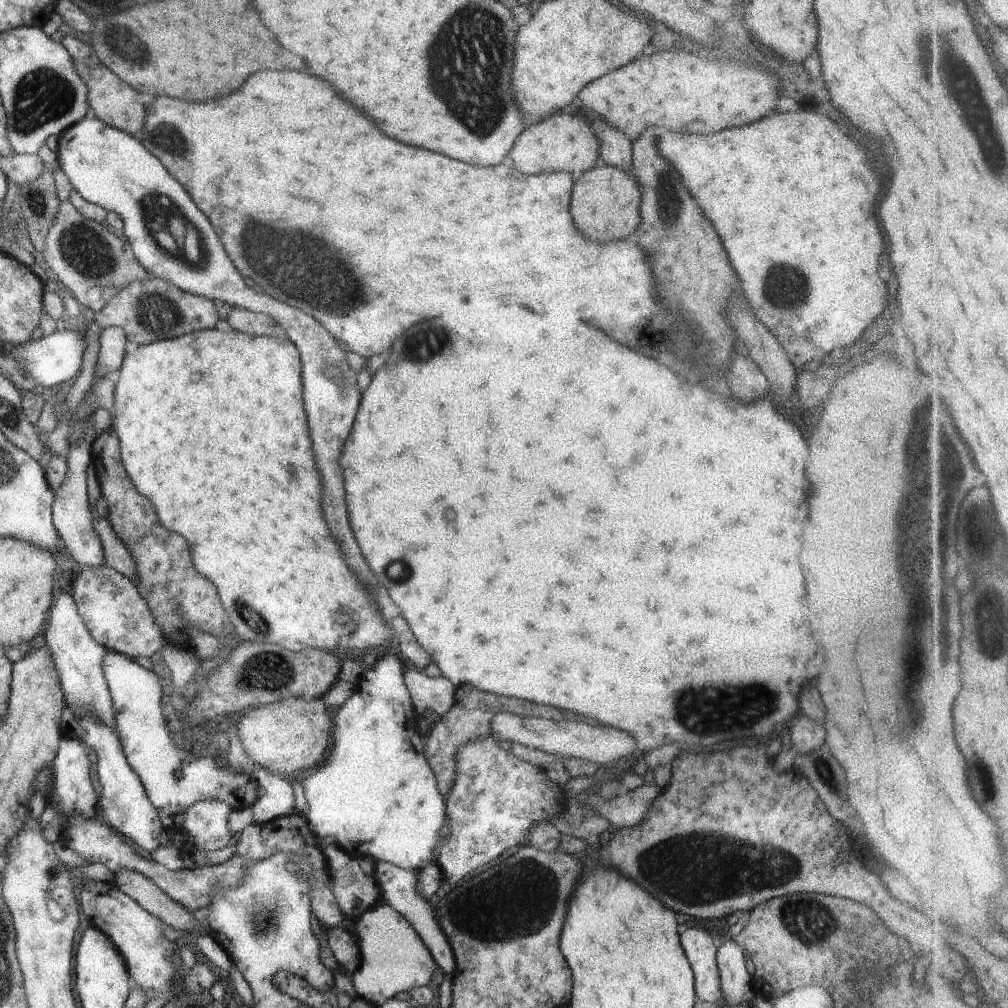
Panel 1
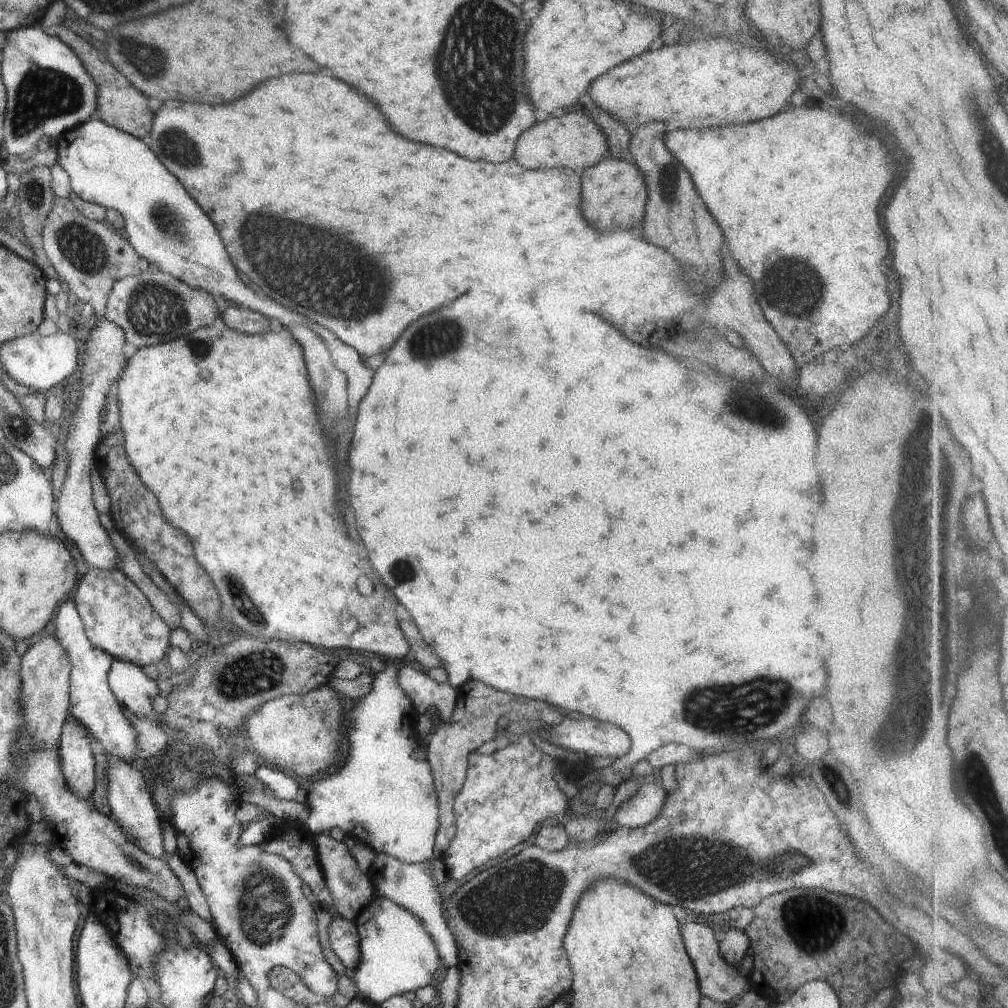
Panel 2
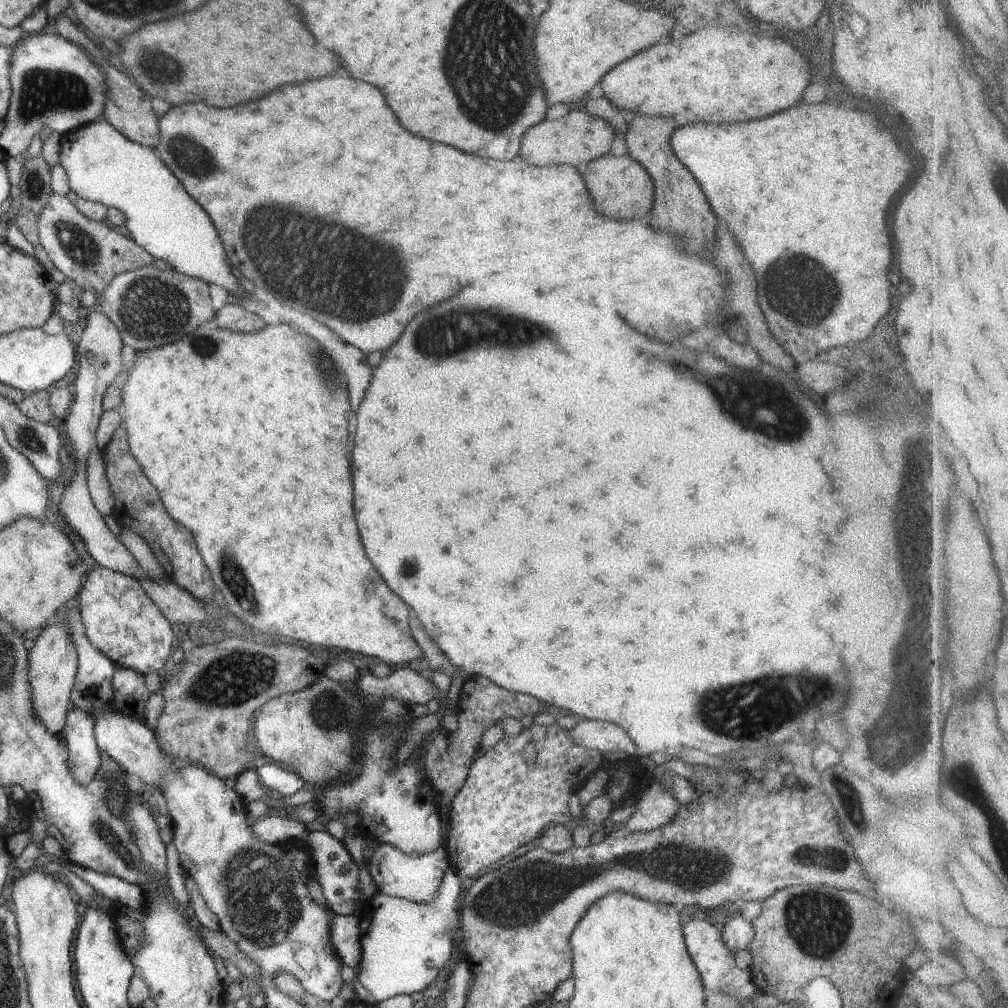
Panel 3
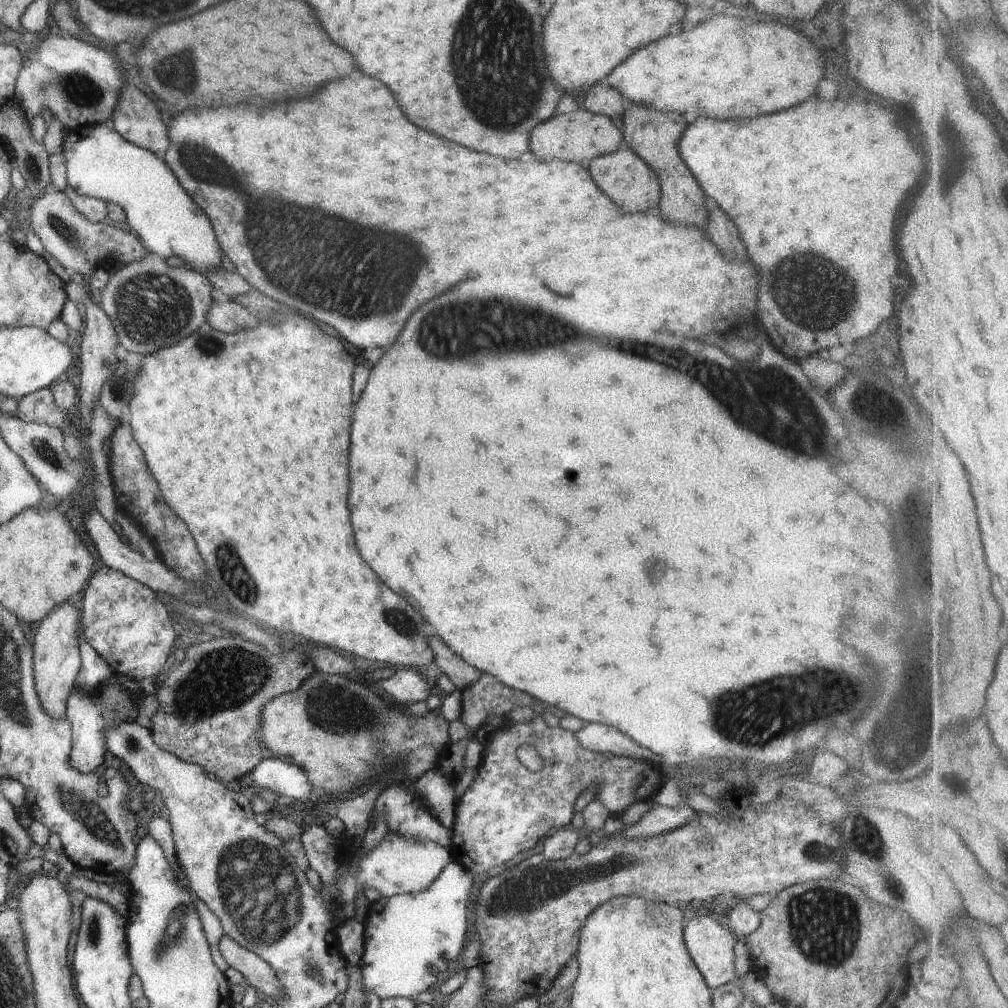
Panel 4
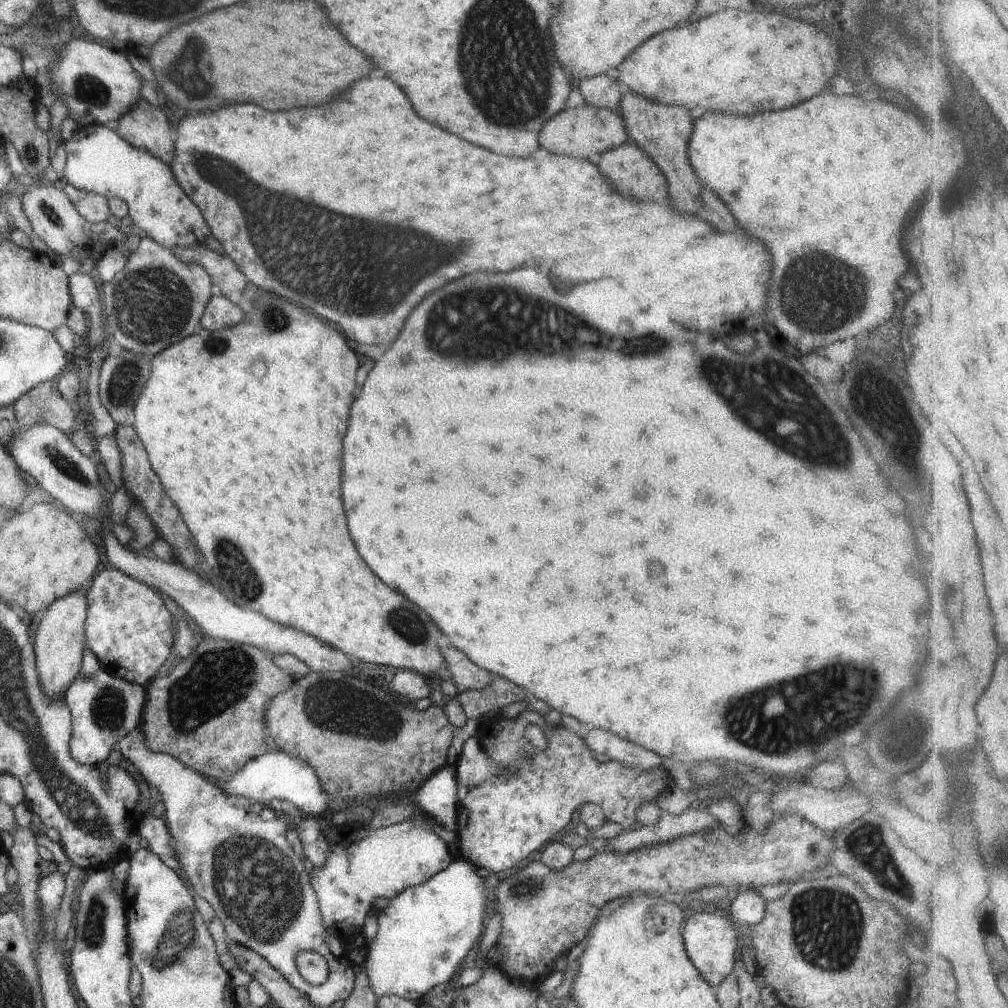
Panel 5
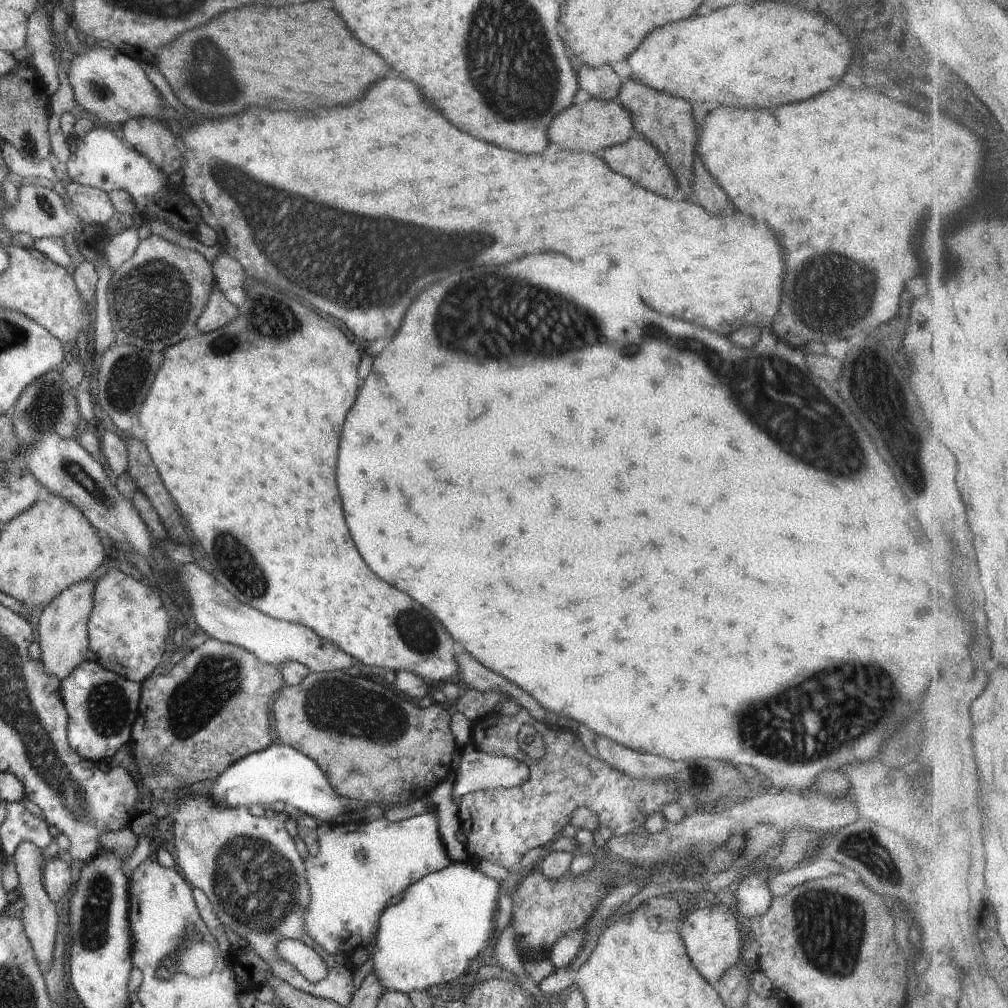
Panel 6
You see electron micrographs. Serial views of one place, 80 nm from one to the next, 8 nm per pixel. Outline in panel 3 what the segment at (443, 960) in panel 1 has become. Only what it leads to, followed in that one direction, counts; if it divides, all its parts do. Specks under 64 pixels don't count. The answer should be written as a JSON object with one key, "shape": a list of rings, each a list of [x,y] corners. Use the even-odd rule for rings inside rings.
{"shape":[[[378,846],[372,862],[368,864],[368,872],[377,885],[378,892],[413,903],[426,904],[436,896],[448,866],[450,864],[444,847],[428,853],[428,856],[420,855],[412,858],[412,856],[404,856],[392,846]]]}

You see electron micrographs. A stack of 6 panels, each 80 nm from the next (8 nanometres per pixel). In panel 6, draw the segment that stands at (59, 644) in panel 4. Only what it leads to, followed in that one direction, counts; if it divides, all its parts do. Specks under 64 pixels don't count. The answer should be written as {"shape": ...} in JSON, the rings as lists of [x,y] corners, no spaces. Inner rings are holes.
{"shape":[[[90,578],[88,581],[76,583],[66,590],[63,590],[56,598],[53,598],[44,606],[42,614],[38,620],[38,644],[40,646],[40,660],[49,675],[55,676],[60,682],[64,680],[81,662],[90,658],[89,636],[87,622],[94,604],[93,594],[95,579]]]}

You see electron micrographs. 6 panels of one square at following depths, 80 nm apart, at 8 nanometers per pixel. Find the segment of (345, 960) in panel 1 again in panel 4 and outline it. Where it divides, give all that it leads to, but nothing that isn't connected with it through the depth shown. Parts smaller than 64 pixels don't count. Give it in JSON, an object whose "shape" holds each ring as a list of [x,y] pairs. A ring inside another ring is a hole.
{"shape":[[[338,919],[334,929],[341,955],[350,966],[360,967],[364,952],[363,924],[355,919]]]}

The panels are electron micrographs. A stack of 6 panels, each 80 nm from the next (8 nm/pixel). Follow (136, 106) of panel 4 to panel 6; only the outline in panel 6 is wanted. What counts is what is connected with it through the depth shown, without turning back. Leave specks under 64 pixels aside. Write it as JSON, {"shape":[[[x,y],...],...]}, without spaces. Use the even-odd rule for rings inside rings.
{"shape":[[[134,117],[121,126],[126,144],[148,157],[161,173],[170,176],[182,166],[182,153],[176,147],[176,138],[167,122],[152,117]]]}

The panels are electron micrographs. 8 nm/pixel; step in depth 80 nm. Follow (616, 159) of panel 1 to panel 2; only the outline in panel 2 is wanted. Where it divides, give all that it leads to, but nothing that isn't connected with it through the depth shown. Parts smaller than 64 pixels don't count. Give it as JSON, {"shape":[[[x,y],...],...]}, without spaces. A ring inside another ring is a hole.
{"shape":[[[596,105],[592,107],[590,112],[586,112],[586,114],[588,114],[590,120],[594,121],[599,126],[599,129],[605,134],[610,158],[628,160],[629,138],[631,137],[631,134],[628,132],[626,126],[620,121],[608,116],[606,112]]]}

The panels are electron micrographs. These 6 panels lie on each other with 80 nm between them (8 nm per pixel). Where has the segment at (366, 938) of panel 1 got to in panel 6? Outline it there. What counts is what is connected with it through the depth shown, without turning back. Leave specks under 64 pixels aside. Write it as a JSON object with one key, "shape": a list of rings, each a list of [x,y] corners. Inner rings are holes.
{"shape":[[[468,860],[453,862],[406,887],[402,900],[398,904],[387,906],[377,924],[372,966],[382,988],[408,996],[410,992],[422,992],[430,986],[448,984],[462,972],[466,972],[470,960],[474,960],[492,938],[497,914],[496,900],[500,898],[498,886],[500,882],[484,876],[476,870],[476,863]]]}

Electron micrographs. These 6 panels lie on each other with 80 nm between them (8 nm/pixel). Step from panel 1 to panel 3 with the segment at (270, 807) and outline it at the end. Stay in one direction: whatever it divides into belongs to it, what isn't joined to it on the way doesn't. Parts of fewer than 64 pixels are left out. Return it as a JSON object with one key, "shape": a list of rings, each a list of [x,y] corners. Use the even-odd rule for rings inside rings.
{"shape":[[[260,761],[255,771],[265,789],[276,790],[284,797],[296,794],[304,786],[300,775],[276,762]]]}

